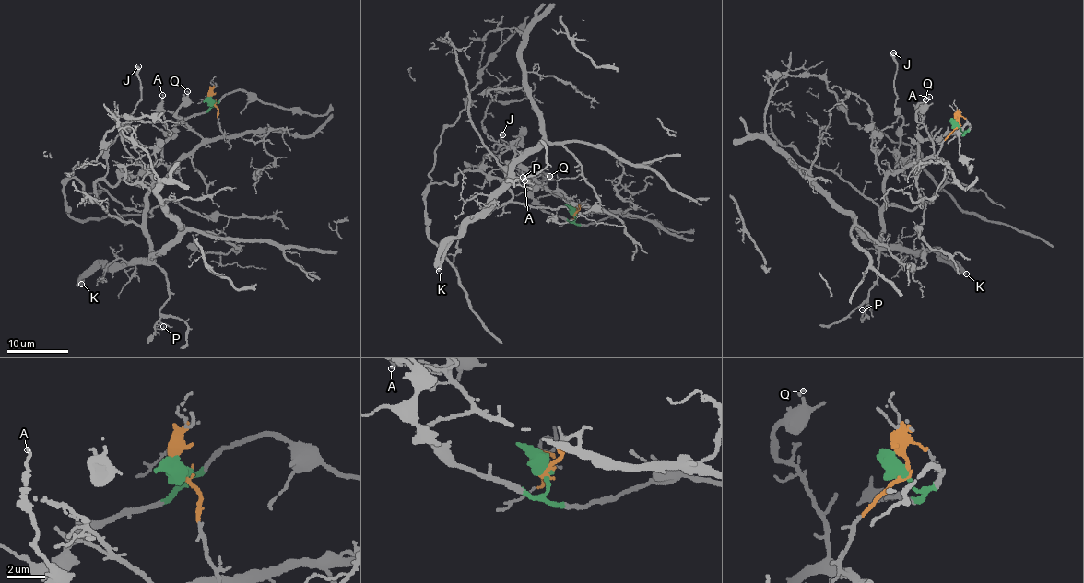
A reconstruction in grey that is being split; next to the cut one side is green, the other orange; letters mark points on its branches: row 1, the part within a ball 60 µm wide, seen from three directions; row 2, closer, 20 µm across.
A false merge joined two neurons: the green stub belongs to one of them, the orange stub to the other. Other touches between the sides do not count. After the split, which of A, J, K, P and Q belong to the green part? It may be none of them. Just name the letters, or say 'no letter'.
A, J

